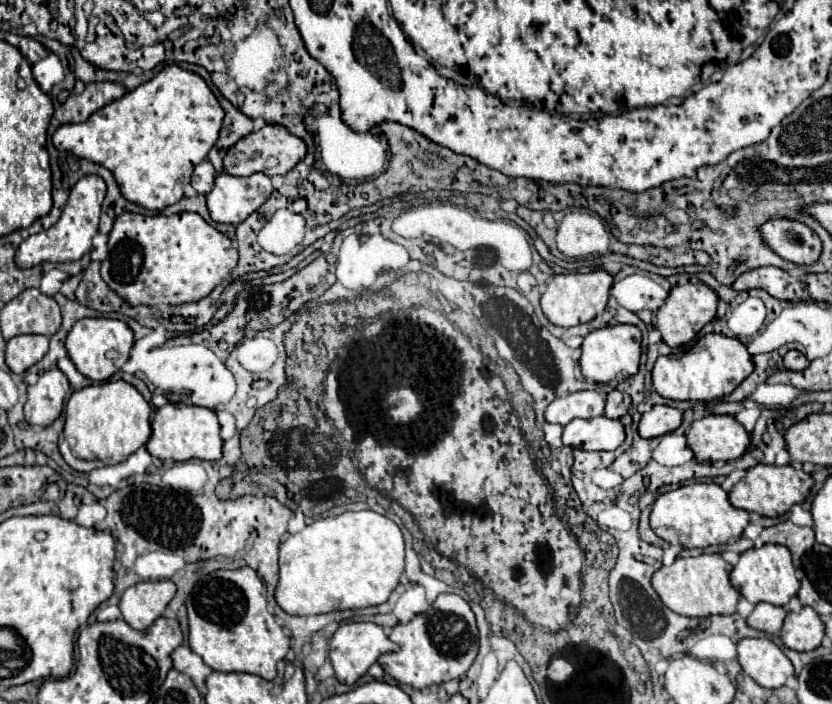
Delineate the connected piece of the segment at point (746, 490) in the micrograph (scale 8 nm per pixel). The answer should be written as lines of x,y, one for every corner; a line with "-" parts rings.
757,464
755,468
749,468
747,474
733,486
733,490
729,492
729,500
735,508
743,508
747,512
757,512
761,516
777,518
789,512
791,506
801,504
811,488
813,488
813,478
791,464
787,466

